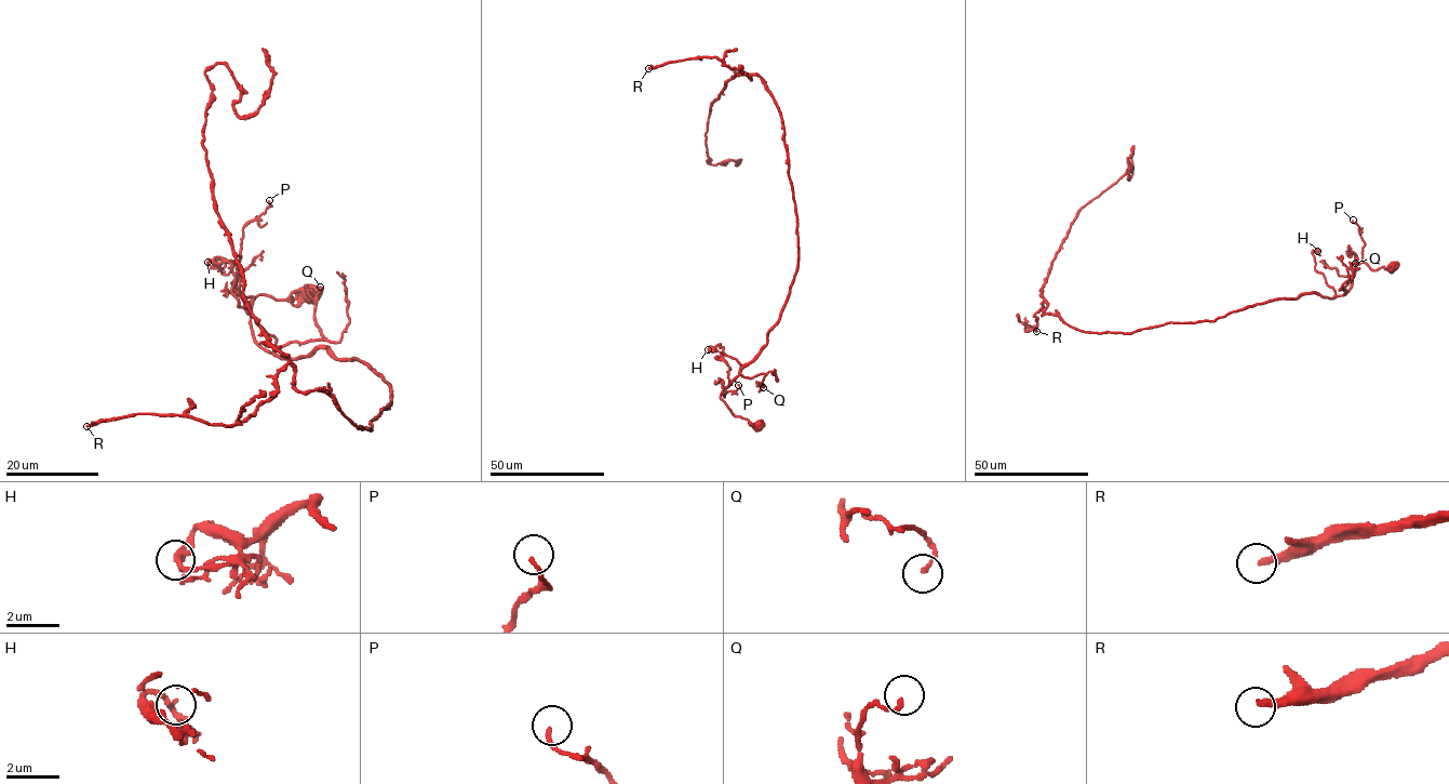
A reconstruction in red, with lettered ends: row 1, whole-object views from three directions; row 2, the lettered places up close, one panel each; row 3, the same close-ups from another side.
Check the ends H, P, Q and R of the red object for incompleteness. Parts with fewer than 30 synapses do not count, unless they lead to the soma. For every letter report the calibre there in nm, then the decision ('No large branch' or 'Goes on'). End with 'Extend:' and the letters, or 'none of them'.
H: Thickness 200 nm. No large branch
P: Thickness 140 nm. No large branch
Q: Thickness 170 nm. No large branch
R: Thickness 280 nm. Goes on
Extend: R

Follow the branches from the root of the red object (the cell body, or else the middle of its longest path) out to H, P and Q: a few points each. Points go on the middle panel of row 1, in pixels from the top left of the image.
H: (757, 425), (735, 415), (720, 397), (722, 390), (738, 374), (739, 362), (727, 356), (719, 344), (708, 349)
P: (757, 425), (735, 415), (720, 397), (725, 392), (735, 392), (738, 385)
Q: (757, 425), (735, 415), (720, 394), (739, 374), (753, 377), (764, 373), (761, 384), (763, 387)

